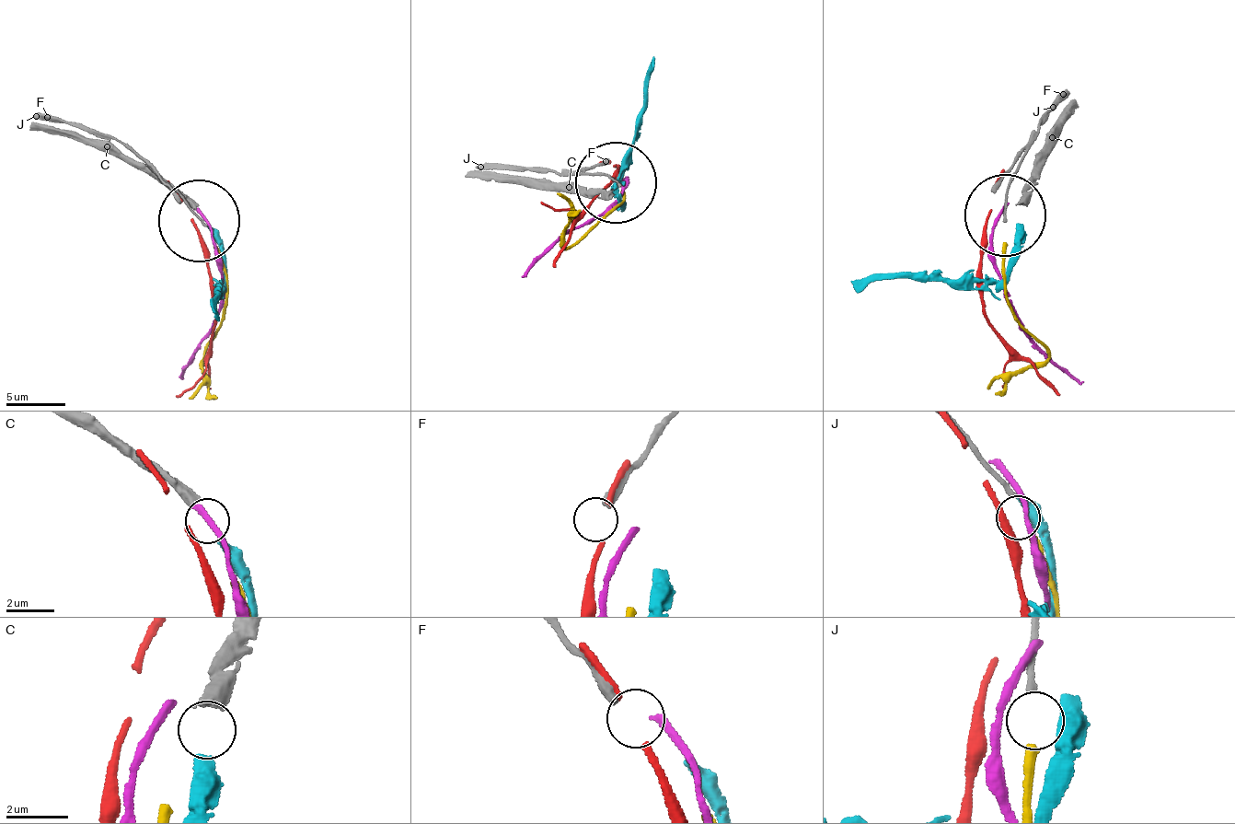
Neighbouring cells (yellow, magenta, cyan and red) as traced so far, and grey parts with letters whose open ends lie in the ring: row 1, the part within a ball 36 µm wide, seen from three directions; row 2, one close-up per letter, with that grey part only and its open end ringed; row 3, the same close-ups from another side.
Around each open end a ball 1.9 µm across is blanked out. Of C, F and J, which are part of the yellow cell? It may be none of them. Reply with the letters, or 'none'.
J

